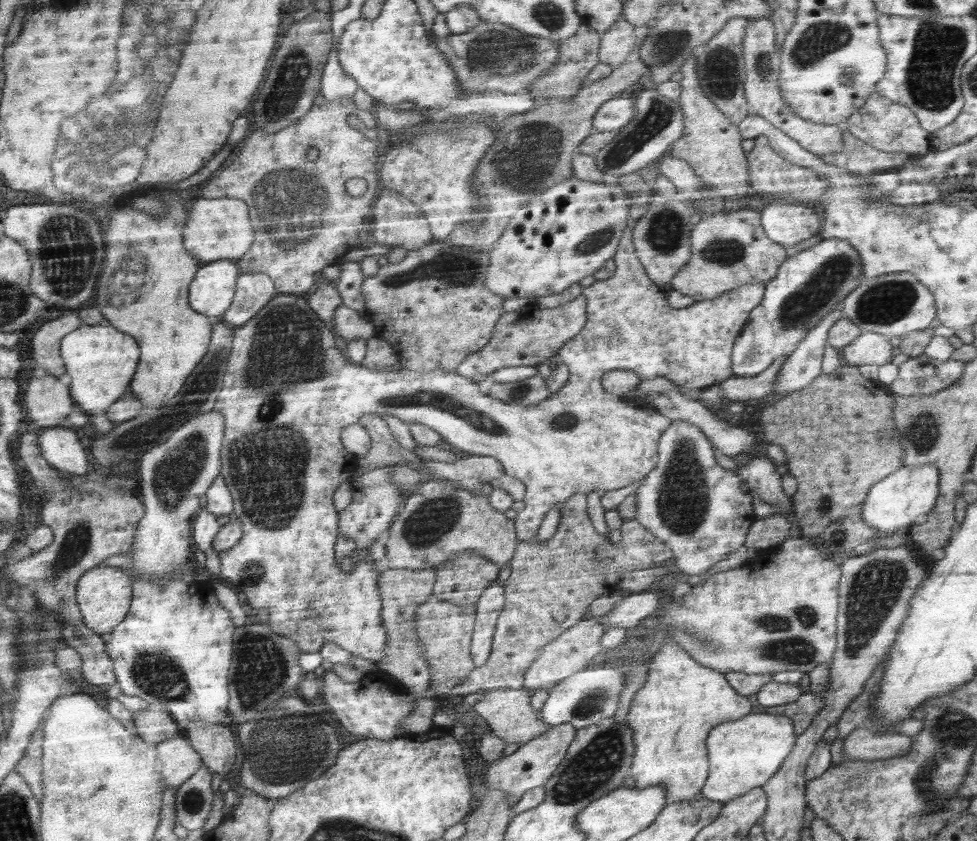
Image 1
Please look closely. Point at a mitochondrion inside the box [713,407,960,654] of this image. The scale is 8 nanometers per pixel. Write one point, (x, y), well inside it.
(923, 428)

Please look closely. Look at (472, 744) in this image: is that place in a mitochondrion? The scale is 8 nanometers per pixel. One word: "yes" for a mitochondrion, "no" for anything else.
no

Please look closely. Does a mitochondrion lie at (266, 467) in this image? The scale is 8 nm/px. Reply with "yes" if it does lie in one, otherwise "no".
yes

